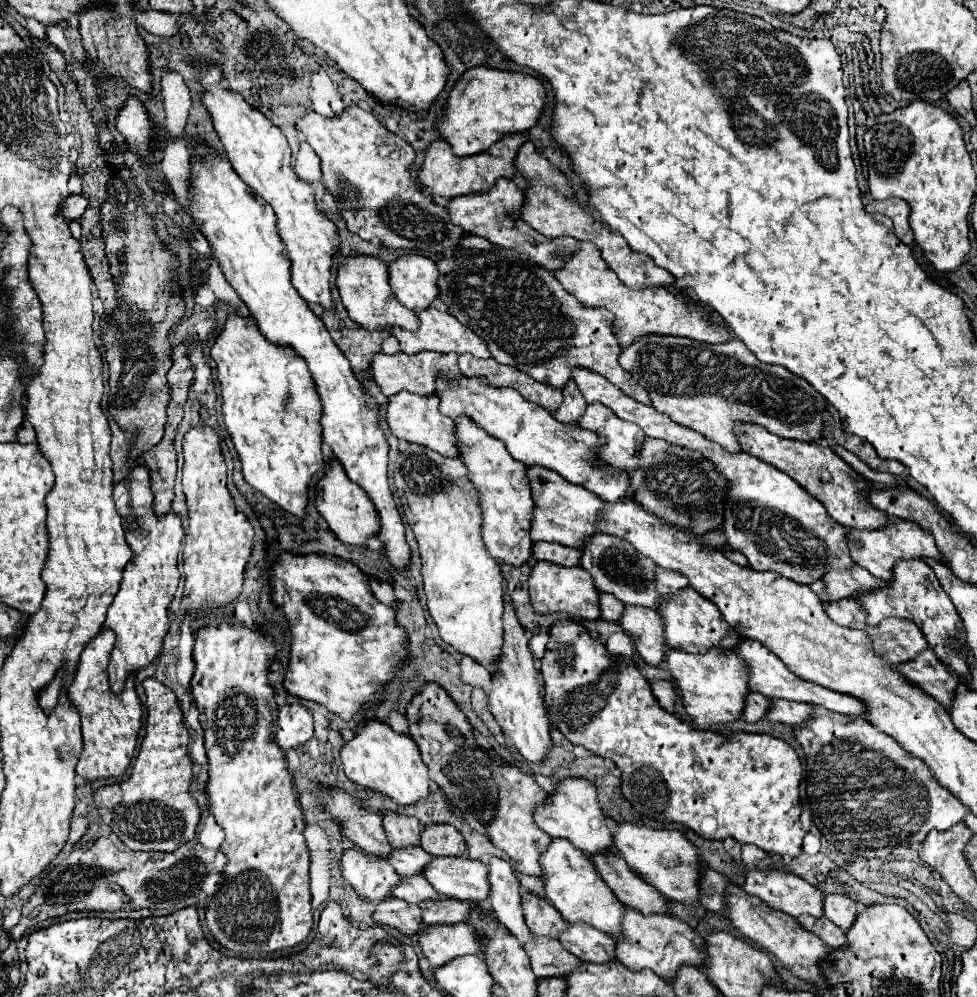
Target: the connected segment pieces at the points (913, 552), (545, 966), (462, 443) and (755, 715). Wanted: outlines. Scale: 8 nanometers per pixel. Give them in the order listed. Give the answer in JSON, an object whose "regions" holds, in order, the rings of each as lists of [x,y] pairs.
{"regions":[[[[890,518],[886,526],[876,528],[876,530],[858,530],[852,528],[848,532],[848,550],[852,560],[866,568],[872,576],[880,578],[880,580],[890,580],[892,578],[892,568],[900,558],[934,558],[934,560],[942,560],[934,538],[928,530],[920,528],[916,522],[908,522],[908,520],[896,520]]],[[[532,936],[532,944],[526,944],[524,950],[528,952],[532,972],[538,978],[564,976],[580,964],[580,960],[570,952],[566,952],[556,938]]],[[[456,416],[454,432],[458,438],[460,458],[468,470],[468,480],[480,492],[480,510],[482,510],[482,540],[488,546],[488,552],[498,562],[508,562],[522,566],[532,558],[532,540],[528,536],[530,516],[532,516],[532,494],[526,480],[526,464],[514,460],[504,444],[478,424],[472,424],[468,416]]],[[[750,692],[746,696],[746,704],[744,704],[744,712],[742,718],[748,722],[758,722],[760,718],[764,718],[764,712],[768,710],[768,698]]]]}

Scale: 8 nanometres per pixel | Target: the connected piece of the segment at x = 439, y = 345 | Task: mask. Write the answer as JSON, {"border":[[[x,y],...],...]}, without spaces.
{"border":[[[424,308],[418,312],[418,320],[420,320],[420,326],[416,332],[408,332],[404,328],[390,328],[390,334],[400,342],[402,352],[406,352],[406,354],[416,354],[422,350],[434,350],[434,352],[442,352],[442,354],[470,352],[472,356],[478,356],[478,358],[490,358],[490,352],[488,352],[484,340],[480,340],[470,328],[460,324],[452,314],[442,312],[438,308]]]}

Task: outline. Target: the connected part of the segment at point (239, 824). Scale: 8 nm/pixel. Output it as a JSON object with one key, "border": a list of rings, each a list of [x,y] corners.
{"border":[[[222,620],[222,622],[214,622],[208,628],[198,630],[196,634],[196,644],[194,644],[194,678],[190,682],[192,688],[192,696],[196,700],[196,706],[200,710],[200,724],[204,730],[204,748],[206,748],[206,756],[208,756],[208,784],[206,784],[206,794],[208,794],[208,802],[210,802],[210,810],[216,818],[216,822],[222,826],[226,838],[220,846],[220,852],[228,858],[224,872],[222,872],[222,880],[218,882],[218,890],[214,896],[210,896],[206,900],[206,926],[210,928],[212,936],[216,938],[216,942],[228,950],[230,954],[236,956],[250,956],[256,952],[276,952],[276,950],[284,950],[284,948],[294,948],[298,944],[302,944],[310,930],[312,930],[312,906],[310,906],[310,854],[306,848],[306,840],[302,836],[304,830],[304,814],[298,806],[298,800],[292,792],[292,776],[286,770],[286,760],[284,760],[284,752],[280,750],[280,746],[274,746],[274,734],[270,728],[276,728],[276,716],[278,716],[278,706],[274,702],[274,690],[266,680],[268,674],[268,664],[274,658],[274,644],[268,636],[262,636],[256,630],[248,630],[244,628],[240,622],[236,620]]]}

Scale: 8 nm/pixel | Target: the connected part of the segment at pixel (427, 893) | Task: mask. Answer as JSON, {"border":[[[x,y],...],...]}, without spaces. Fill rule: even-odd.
{"border":[[[420,874],[420,876],[408,876],[408,878],[400,878],[400,884],[396,884],[396,888],[392,888],[392,896],[402,898],[410,904],[422,902],[422,900],[438,900],[438,892],[428,884],[428,880]]]}

